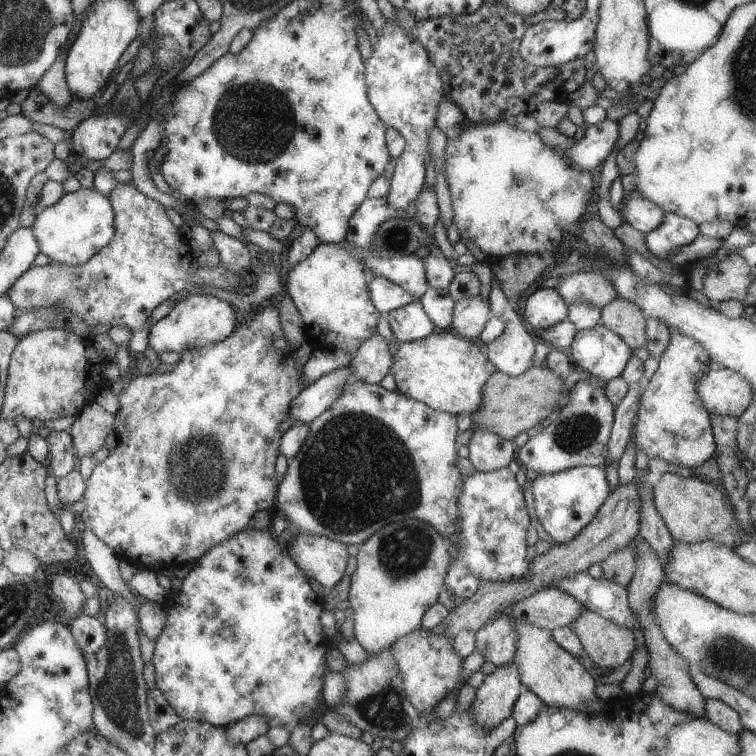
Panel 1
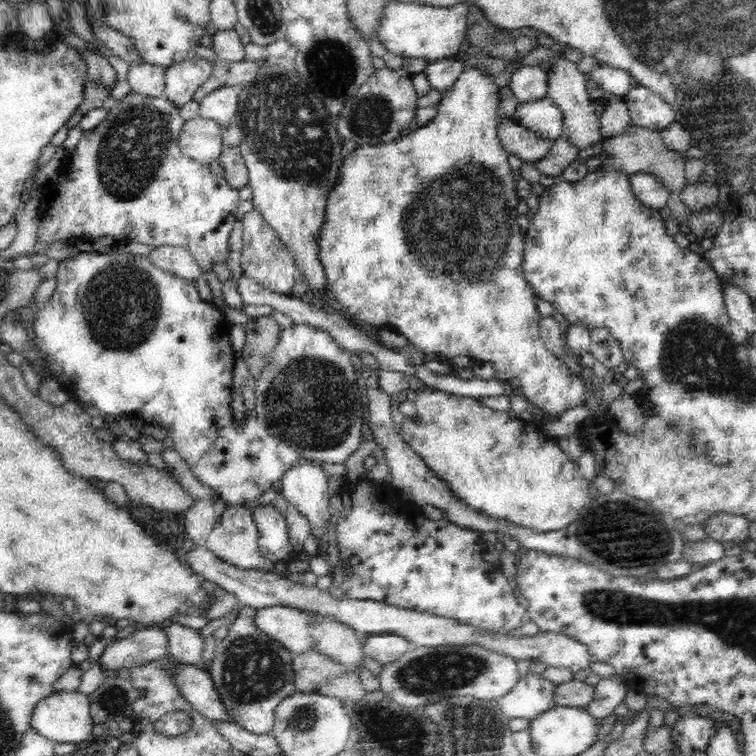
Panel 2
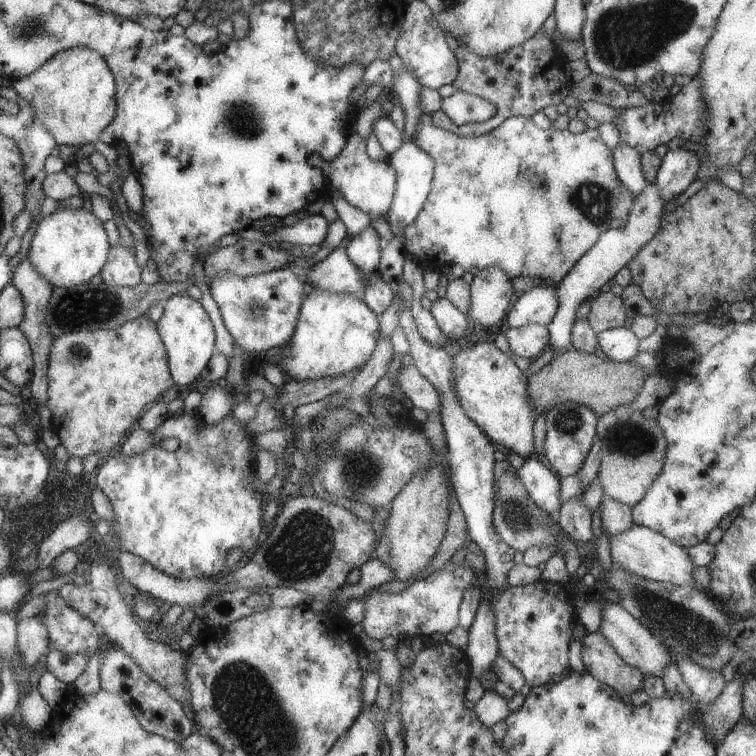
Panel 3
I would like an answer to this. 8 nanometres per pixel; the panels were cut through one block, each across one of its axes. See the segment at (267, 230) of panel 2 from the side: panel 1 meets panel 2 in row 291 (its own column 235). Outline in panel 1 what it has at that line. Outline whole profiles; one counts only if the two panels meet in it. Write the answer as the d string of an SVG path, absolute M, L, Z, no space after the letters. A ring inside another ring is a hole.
M118 183L116 188L108 194L115 209L115 236L110 243L102 250L98 251L86 264L67 265L59 262L50 262L44 266L34 266L24 272L16 280L11 290L7 292L7 297L12 301L16 309L35 311L39 308L56 307L70 310L78 315L88 326L95 327L97 324L108 324L108 326L126 326L130 328L132 337L128 348L132 355L141 357L142 353L150 343L150 328L148 318L152 315L152 310L168 300L172 294L184 290L190 284L204 284L214 288L223 288L235 291L242 284L242 275L234 274L226 270L222 264L216 268L196 268L192 270L192 250L188 242L180 236L178 228L170 222L164 205L159 201L152 200L149 196L136 190L136 186L131 183Z

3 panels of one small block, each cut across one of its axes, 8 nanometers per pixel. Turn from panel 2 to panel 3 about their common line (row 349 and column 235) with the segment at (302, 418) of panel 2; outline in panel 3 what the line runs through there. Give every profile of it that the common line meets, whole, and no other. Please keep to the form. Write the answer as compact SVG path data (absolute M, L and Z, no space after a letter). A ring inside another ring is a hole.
M289 266L248 277L222 272L208 283L226 329L244 351L268 352L273 347L289 344L295 335L304 284Z

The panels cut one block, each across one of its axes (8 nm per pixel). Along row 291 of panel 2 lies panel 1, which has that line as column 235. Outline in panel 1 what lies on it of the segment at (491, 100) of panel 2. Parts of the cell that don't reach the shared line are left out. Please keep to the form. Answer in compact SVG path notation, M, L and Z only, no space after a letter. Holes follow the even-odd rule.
M259 307L249 317L243 319L241 325L226 339L218 344L208 344L204 348L188 348L180 354L180 362L174 364L174 370L168 373L150 373L142 375L134 373L128 386L118 394L120 408L114 415L114 433L117 437L116 447L110 449L110 454L103 462L95 465L92 474L85 480L84 504L86 508L78 517L78 521L88 530L92 530L106 546L114 550L119 559L126 560L137 568L147 568L155 573L170 572L190 560L206 556L212 548L216 548L225 540L243 531L250 524L252 516L260 510L270 510L276 494L276 468L280 455L280 422L290 416L291 404L304 390L303 367L294 358L282 331L280 313L276 308Z

